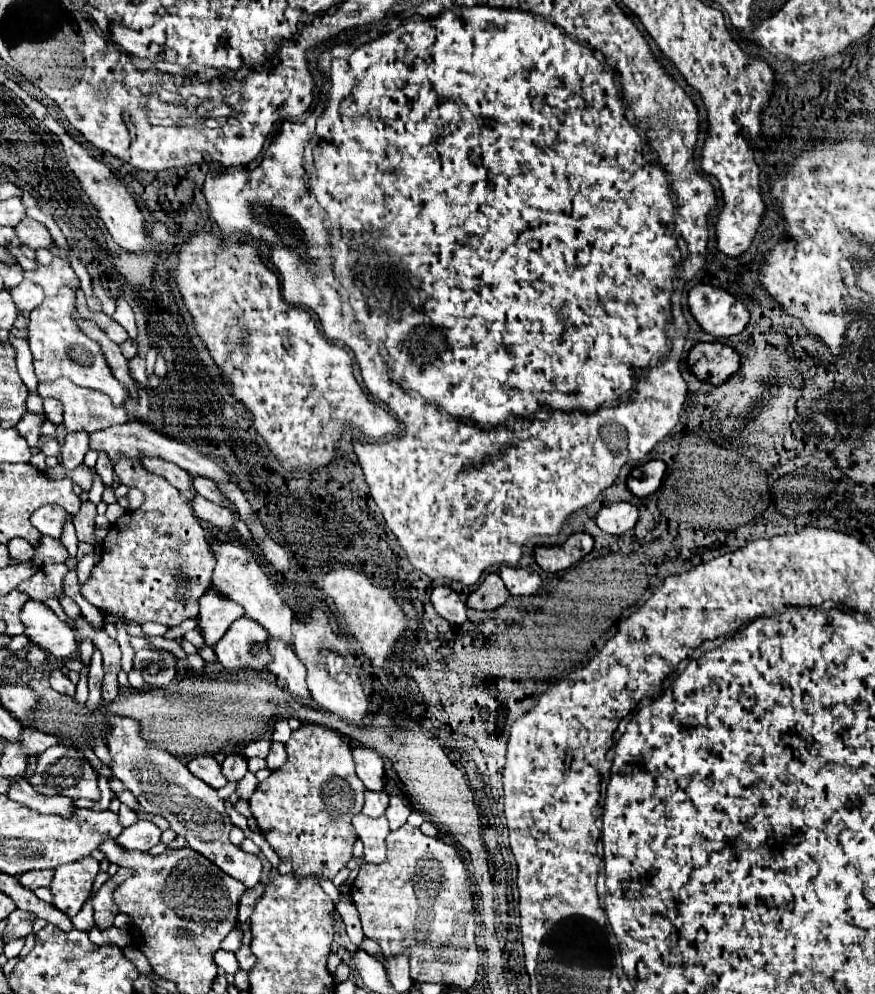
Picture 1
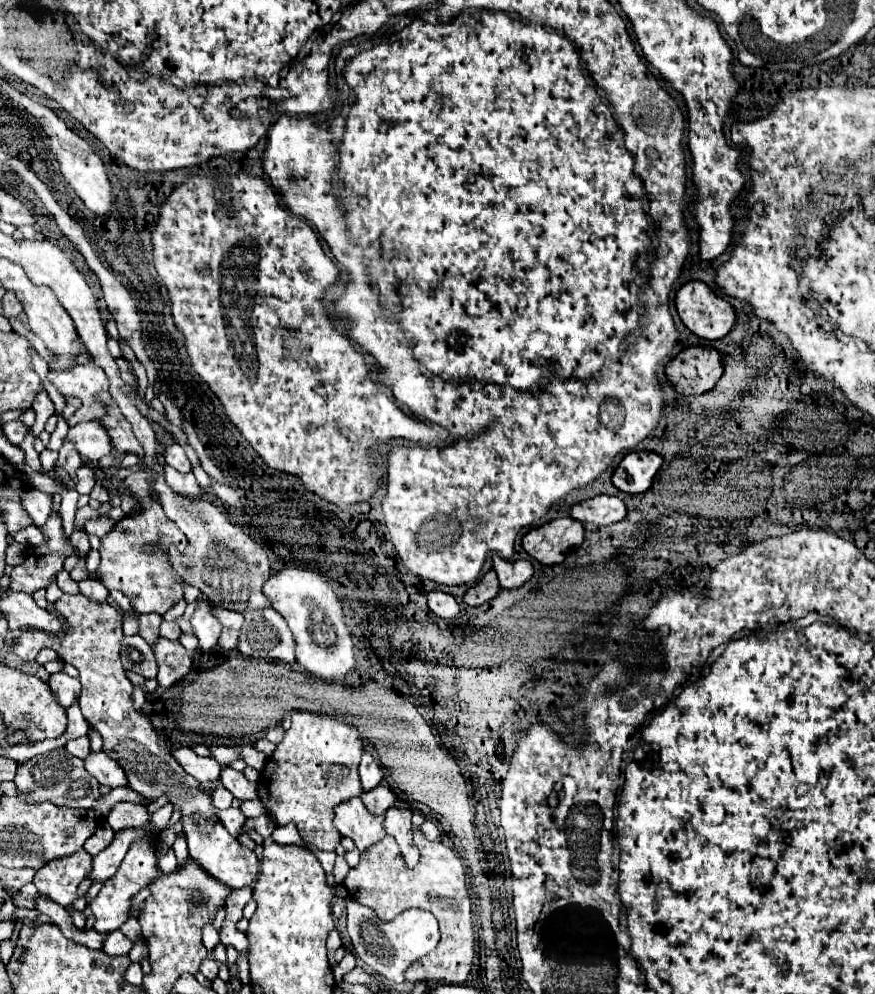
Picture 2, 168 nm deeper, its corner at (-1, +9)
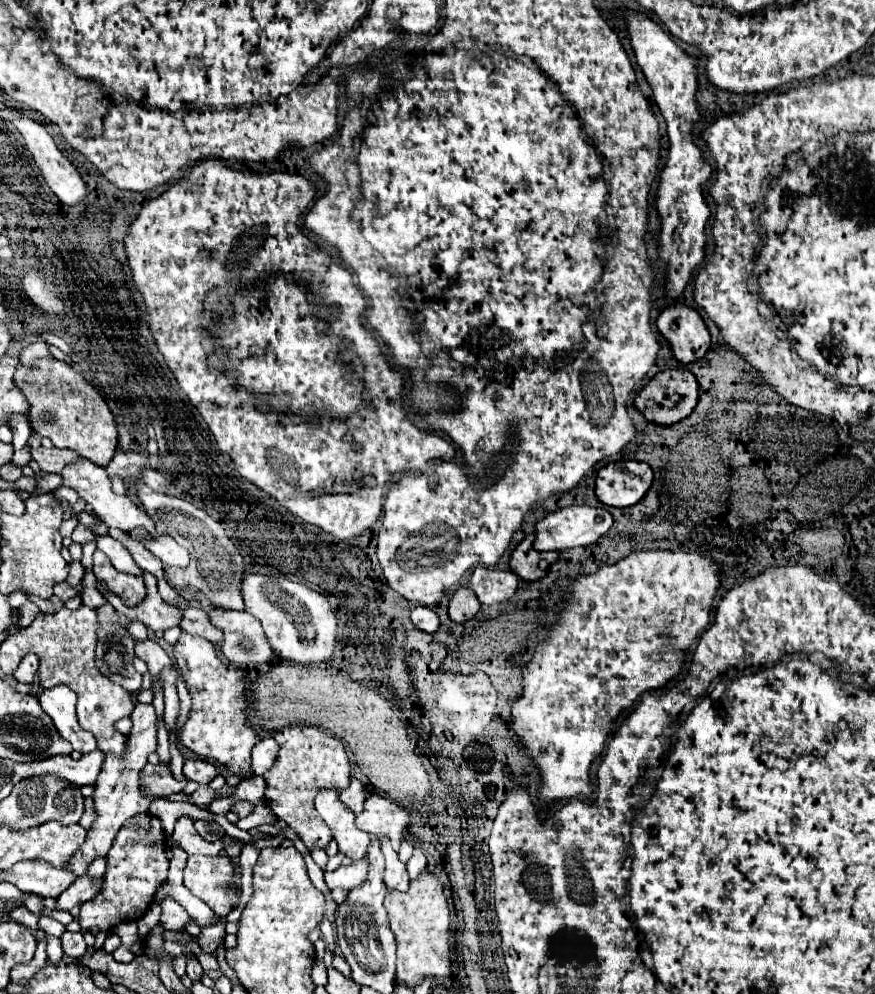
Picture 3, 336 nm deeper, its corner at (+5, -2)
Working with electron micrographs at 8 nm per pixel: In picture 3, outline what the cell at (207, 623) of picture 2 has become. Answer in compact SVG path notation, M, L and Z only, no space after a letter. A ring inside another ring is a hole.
M185 632L173 646L173 658L187 682L187 690L193 700L189 716L179 730L181 744L197 756L211 758L217 764L225 766L227 776L251 778L251 750L261 738L255 726L243 716L249 706L249 680L245 678L245 670L229 666L225 660L221 660L217 656L215 644L211 644L209 640Z

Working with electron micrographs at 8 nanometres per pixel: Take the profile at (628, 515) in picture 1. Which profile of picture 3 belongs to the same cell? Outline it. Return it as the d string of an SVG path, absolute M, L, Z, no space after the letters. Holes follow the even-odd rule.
M593 506L559 508L535 524L533 548L537 552L545 552L545 550L567 550L575 546L589 546L597 542L603 534L607 534L611 524L613 524L613 516L605 508L593 508Z

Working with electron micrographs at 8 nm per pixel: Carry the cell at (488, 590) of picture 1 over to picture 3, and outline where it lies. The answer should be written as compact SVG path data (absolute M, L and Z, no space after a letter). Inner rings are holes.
M459 588L451 602L449 602L449 618L453 622L465 622L471 620L481 608L481 602L477 600L477 596L473 596L473 592L469 592L469 588Z

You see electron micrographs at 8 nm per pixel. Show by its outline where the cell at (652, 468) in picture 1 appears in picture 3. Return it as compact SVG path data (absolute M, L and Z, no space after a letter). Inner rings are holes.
M611 462L599 470L595 496L603 506L627 508L637 504L653 482L653 472L645 462Z

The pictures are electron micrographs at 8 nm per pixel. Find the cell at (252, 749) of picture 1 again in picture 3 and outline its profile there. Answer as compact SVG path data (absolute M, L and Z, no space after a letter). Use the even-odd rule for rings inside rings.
M185 760L185 766L183 766L183 774L193 780L193 782L199 782L199 784L209 784L215 774L217 774L217 768L205 760Z

